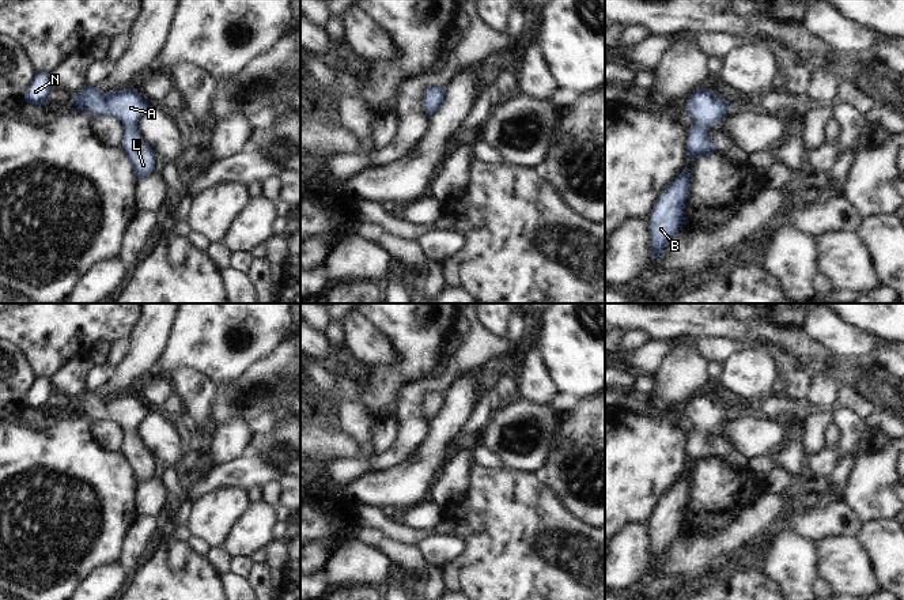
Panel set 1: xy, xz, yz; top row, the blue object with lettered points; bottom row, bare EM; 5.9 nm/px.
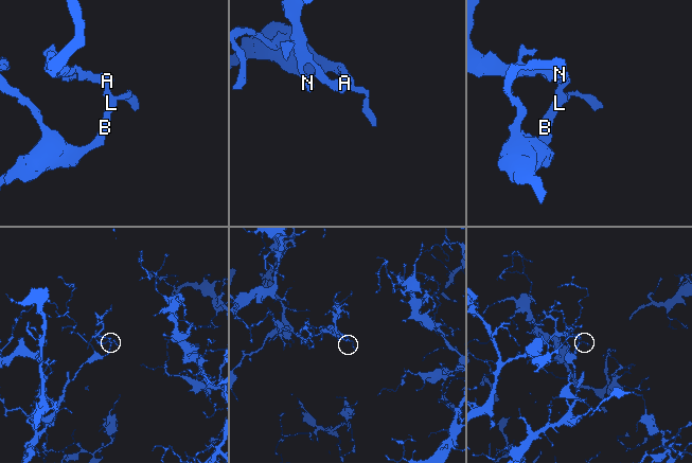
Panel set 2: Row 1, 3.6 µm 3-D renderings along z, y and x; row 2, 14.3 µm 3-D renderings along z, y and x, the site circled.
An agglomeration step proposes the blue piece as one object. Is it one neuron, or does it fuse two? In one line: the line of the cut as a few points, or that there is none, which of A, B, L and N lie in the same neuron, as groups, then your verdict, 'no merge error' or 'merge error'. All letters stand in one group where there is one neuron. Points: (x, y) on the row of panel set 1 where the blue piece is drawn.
no cut; A B L N; no merge error

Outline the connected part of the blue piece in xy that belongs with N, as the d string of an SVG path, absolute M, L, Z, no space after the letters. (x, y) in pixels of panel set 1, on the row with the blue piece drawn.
M37 72L24 91L27 103L45 105L52 83L50 75Z

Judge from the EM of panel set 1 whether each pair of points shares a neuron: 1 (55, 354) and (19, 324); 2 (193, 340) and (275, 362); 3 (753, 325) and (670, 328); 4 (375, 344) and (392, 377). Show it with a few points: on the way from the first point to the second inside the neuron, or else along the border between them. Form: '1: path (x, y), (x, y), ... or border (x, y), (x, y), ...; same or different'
1: path (46, 346), (27, 327); same
2: border (286, 338), (237, 378); different
3: path (733, 327), (691, 325); same
4: border (381, 334), (397, 359), (369, 368); different

